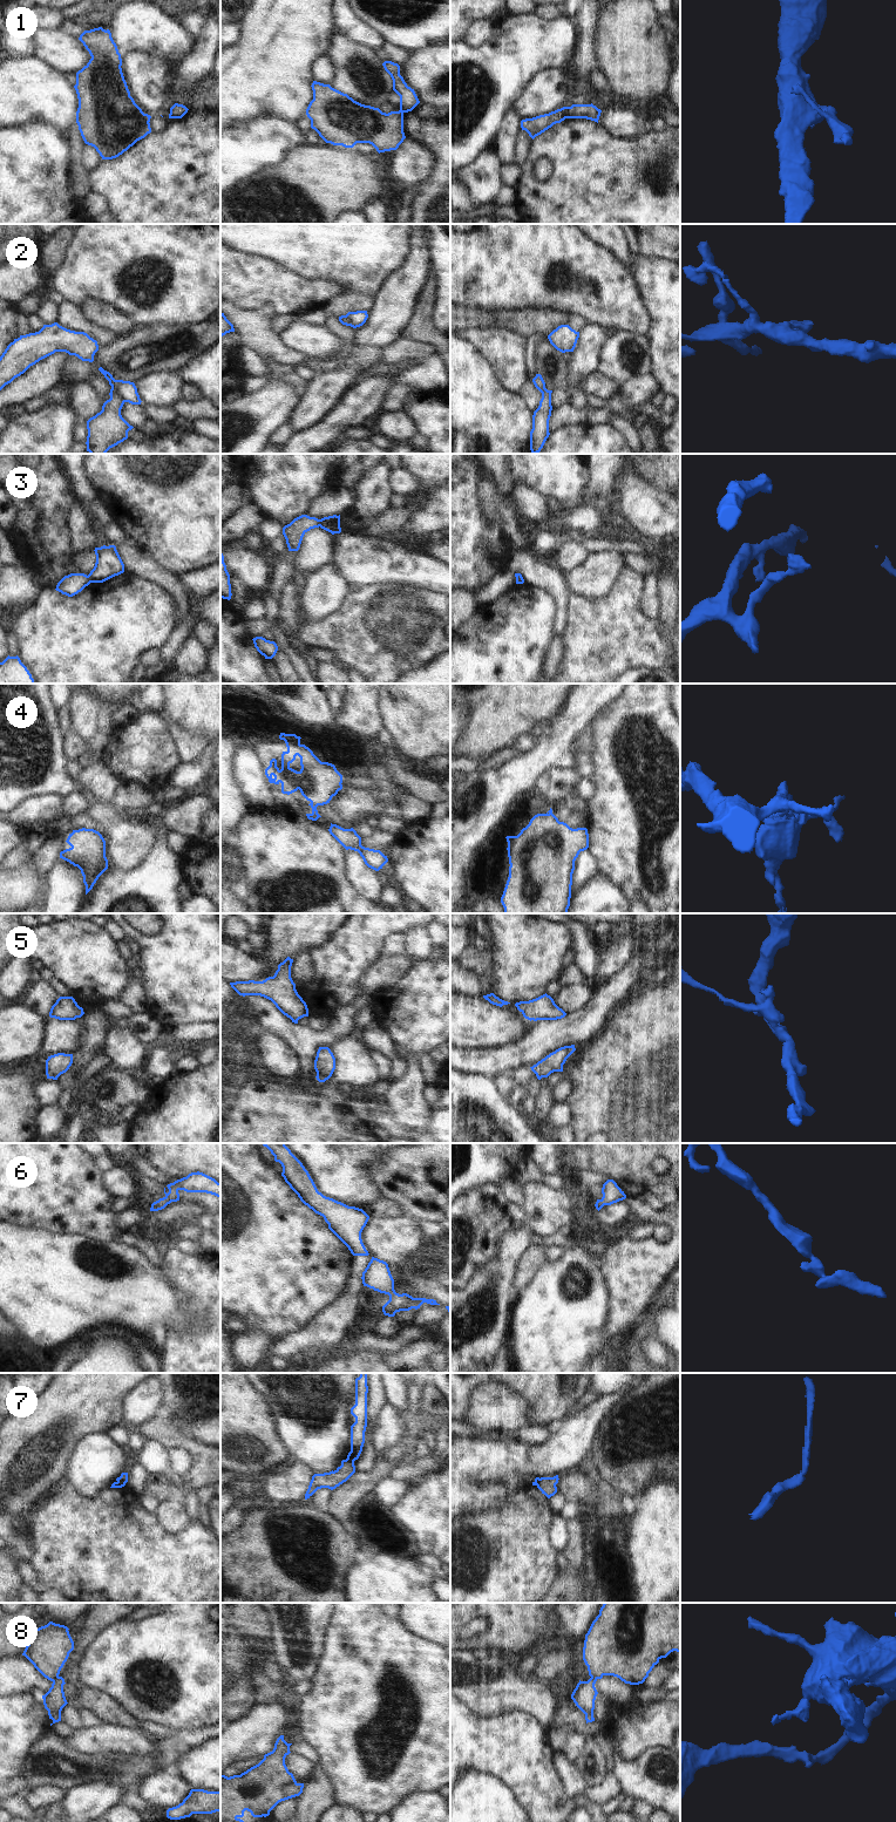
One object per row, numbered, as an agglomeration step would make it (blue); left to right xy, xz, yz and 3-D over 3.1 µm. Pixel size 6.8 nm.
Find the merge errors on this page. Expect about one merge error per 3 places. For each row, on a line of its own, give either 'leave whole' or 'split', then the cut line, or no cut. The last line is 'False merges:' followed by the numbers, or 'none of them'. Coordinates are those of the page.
1: split; cut in yz along (570, 107), (567, 117)
2: split; cut in xy along (112, 387), (124, 401)
3: split; cut in xy along (87, 576), (90, 582)
4: leave whole; no cut
5: leave whole; no cut
6: leave whole; no cut
7: split; cut in xz along (346, 1459), (353, 1462)
8: split; cut in xy along (59, 1677), (53, 1681)
False merges: 1, 2, 3, 7, 8

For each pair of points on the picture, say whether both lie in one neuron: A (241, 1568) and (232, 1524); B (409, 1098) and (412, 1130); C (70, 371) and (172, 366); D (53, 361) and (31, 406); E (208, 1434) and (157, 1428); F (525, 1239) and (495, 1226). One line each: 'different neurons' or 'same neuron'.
A: different neurons
B: same neuron
C: same neuron
D: different neurons
E: different neurons
F: different neurons

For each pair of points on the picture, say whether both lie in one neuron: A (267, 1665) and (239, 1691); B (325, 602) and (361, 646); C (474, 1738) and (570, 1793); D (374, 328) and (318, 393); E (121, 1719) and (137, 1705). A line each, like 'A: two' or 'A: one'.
A: two
B: two
C: two
D: one
E: two

